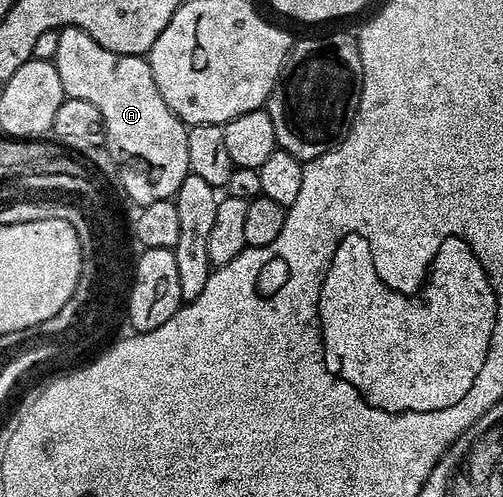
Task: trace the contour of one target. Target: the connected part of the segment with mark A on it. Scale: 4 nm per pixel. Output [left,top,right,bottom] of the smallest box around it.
[54,28,190,207]

